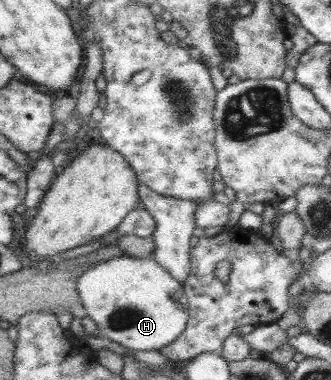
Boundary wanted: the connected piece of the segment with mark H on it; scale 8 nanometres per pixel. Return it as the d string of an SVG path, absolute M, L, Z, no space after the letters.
M125 254L100 262L82 274L77 288L87 315L97 324L101 335L124 347L161 351L188 328L190 314L185 286L153 257Z

